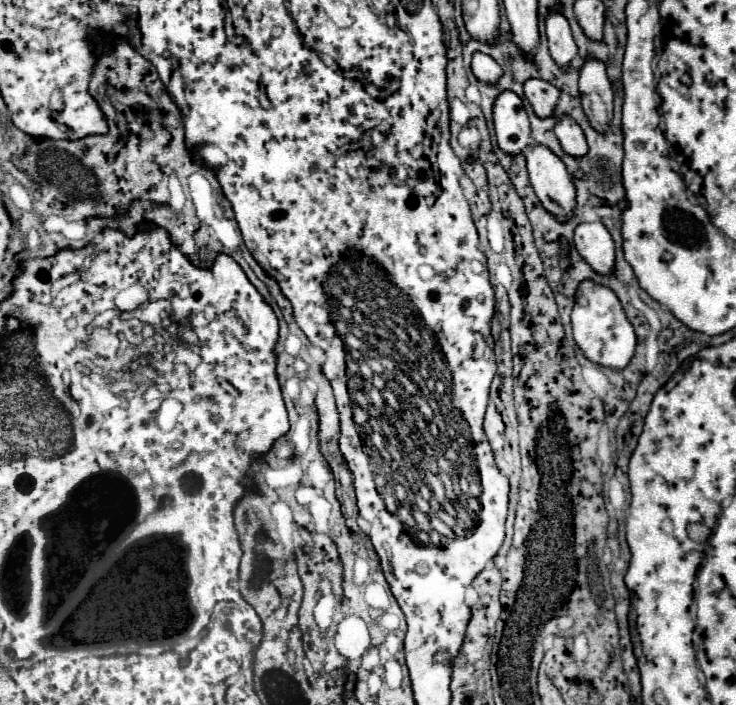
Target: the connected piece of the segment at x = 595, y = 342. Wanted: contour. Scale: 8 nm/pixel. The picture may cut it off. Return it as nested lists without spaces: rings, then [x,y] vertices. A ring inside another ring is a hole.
[[[592,280],[582,282],[576,294],[576,304],[572,308],[572,328],[574,328],[576,346],[584,352],[584,356],[590,362],[598,366],[622,370],[634,356],[636,350],[634,328],[628,322],[618,296],[606,286],[594,284]]]

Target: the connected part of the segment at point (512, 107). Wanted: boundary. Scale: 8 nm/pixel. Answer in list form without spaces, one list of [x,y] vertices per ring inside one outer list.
[[[502,92],[496,102],[494,102],[494,128],[496,128],[496,140],[500,150],[504,150],[510,156],[522,154],[522,150],[526,150],[528,142],[530,142],[530,122],[528,122],[528,114],[522,106],[522,100],[514,94],[514,92]]]

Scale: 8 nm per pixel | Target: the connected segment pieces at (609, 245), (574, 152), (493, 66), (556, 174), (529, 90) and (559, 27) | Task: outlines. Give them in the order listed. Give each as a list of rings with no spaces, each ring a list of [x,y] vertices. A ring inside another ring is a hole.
[[[584,222],[574,232],[574,244],[578,254],[590,264],[590,268],[602,276],[614,272],[614,240],[602,222]]]
[[[560,118],[554,128],[554,134],[566,154],[570,154],[574,158],[582,158],[588,154],[588,144],[586,144],[584,132],[572,118]]]
[[[474,54],[472,72],[484,84],[496,84],[498,78],[502,76],[502,68],[486,54]]]
[[[534,146],[528,150],[526,162],[532,188],[542,206],[558,222],[568,222],[576,210],[576,188],[564,162],[556,154],[550,154],[546,146]]]
[[[532,78],[524,84],[524,96],[532,104],[534,114],[538,118],[550,118],[550,116],[554,116],[554,108],[560,98],[560,90],[550,86],[548,82]]]
[[[552,10],[546,18],[546,36],[548,36],[552,58],[562,70],[566,70],[570,62],[576,58],[578,46],[572,38],[566,18],[562,18],[562,14],[558,14],[556,10]]]

